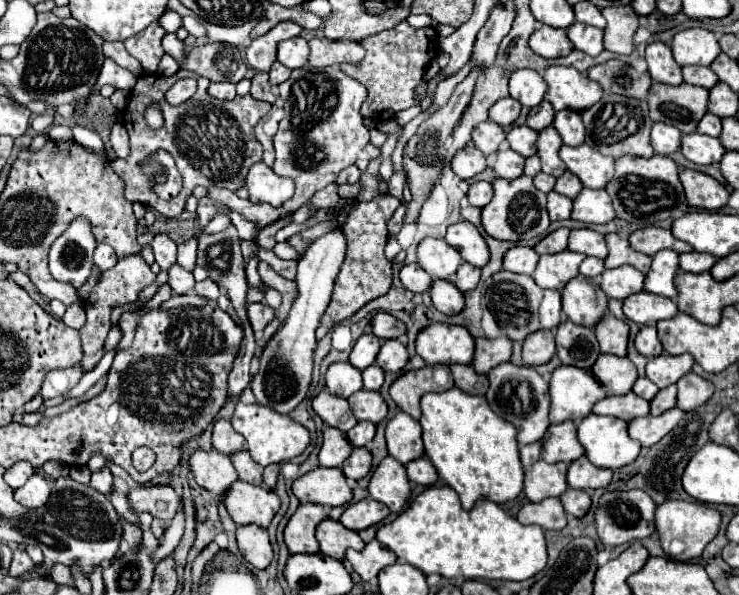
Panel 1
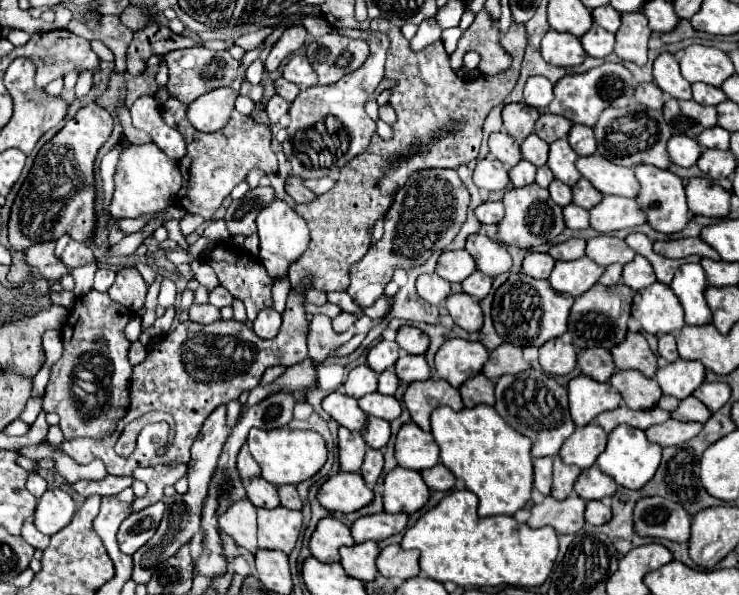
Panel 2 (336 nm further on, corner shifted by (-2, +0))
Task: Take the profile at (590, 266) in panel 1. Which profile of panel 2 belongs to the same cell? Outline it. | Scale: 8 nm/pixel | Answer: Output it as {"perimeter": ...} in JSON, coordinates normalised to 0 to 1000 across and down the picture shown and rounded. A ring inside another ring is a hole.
{"perimeter":[[[838,442],[824,445],[824,449],[819,452],[819,459],[816,459],[816,466],[811,469],[811,476],[819,479],[819,482],[827,482],[827,479],[840,476],[840,455],[843,455],[843,445],[838,445]]]}

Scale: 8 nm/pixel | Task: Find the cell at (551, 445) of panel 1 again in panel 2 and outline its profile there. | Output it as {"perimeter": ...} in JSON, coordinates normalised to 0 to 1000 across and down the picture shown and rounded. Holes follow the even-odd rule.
{"perimeter":[[[797,711],[792,718],[778,718],[775,731],[765,738],[756,765],[767,782],[781,782],[797,788],[821,748],[821,728],[808,714]]]}

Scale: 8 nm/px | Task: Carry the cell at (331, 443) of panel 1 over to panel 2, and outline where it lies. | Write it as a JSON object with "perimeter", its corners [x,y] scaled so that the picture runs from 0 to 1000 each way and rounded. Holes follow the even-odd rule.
{"perimeter":[[[459,718],[459,778],[464,792],[486,792],[497,755],[486,724]]]}

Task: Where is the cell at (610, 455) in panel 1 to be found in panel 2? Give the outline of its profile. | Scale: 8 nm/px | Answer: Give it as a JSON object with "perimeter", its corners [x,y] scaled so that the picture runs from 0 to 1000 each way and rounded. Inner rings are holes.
{"perimeter":[[[838,714],[832,724],[827,724],[819,758],[808,768],[808,785],[824,802],[829,802],[835,815],[848,822],[867,822],[886,798],[886,788],[894,775],[894,758],[897,755],[892,748],[876,741],[870,724],[857,721],[851,714]]]}

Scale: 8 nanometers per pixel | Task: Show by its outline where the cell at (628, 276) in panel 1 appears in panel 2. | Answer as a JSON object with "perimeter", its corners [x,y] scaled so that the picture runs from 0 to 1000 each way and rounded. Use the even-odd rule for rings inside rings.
{"perimeter":[[[862,429],[854,442],[843,449],[843,476],[857,489],[867,489],[870,482],[878,482],[886,472],[889,472],[886,455],[870,429]]]}

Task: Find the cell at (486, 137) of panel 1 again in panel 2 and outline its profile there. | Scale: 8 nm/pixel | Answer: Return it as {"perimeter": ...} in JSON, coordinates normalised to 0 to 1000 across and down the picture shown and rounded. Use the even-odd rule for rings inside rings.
{"perimeter":[[[667,224],[662,230],[662,250],[664,261],[673,264],[686,284],[697,281],[708,264],[705,264],[705,247],[697,234],[691,234],[686,224]]]}

